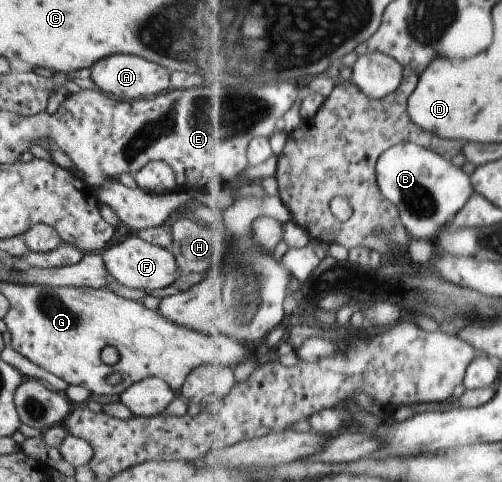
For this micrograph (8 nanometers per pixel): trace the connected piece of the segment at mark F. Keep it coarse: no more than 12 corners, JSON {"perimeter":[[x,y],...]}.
{"perimeter":[[135,233],[105,248],[113,279],[146,291],[179,276],[169,249]]}

